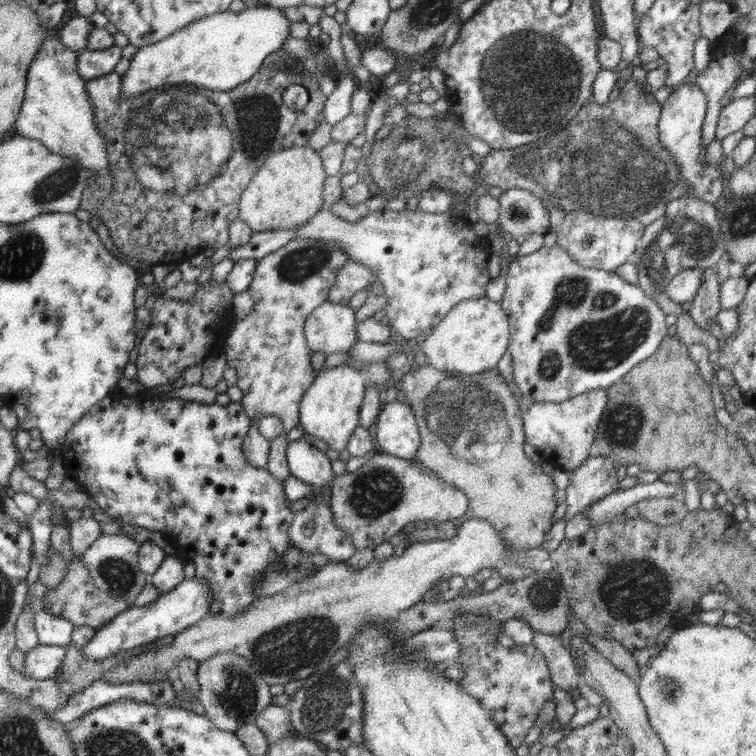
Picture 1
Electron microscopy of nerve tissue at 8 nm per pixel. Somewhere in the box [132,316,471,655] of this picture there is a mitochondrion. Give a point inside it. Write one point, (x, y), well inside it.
(379, 490)

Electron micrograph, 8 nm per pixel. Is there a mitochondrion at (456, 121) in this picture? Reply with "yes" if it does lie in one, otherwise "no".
no

